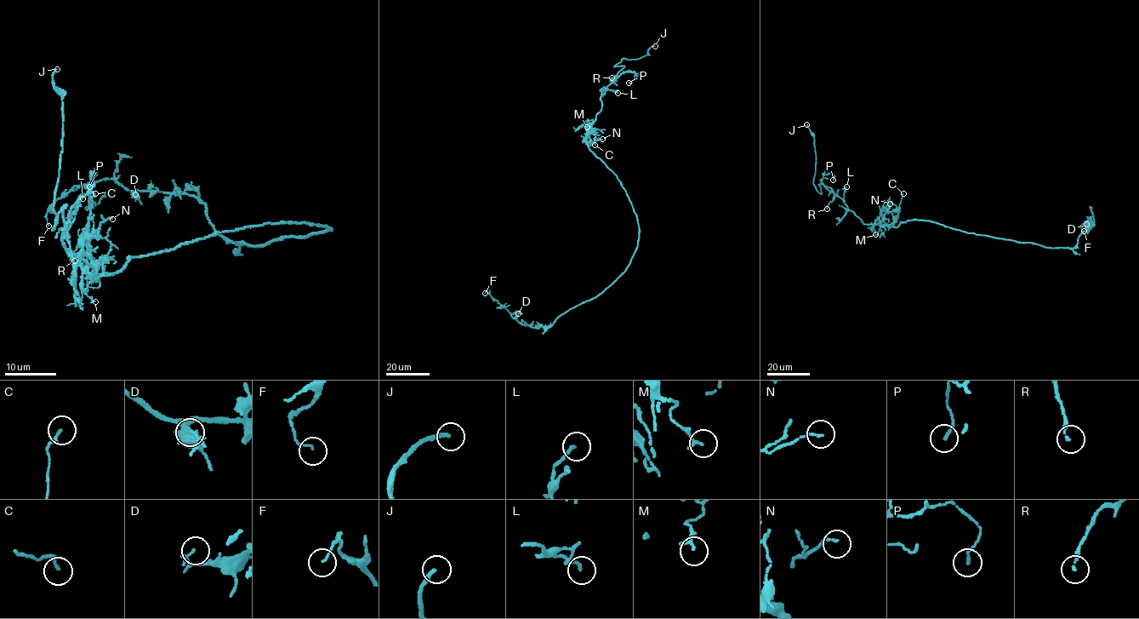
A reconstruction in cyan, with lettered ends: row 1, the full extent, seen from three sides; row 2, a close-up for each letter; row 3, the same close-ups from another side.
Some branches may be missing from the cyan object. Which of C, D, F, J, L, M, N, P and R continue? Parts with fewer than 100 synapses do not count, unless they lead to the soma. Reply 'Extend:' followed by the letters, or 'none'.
Extend: J

